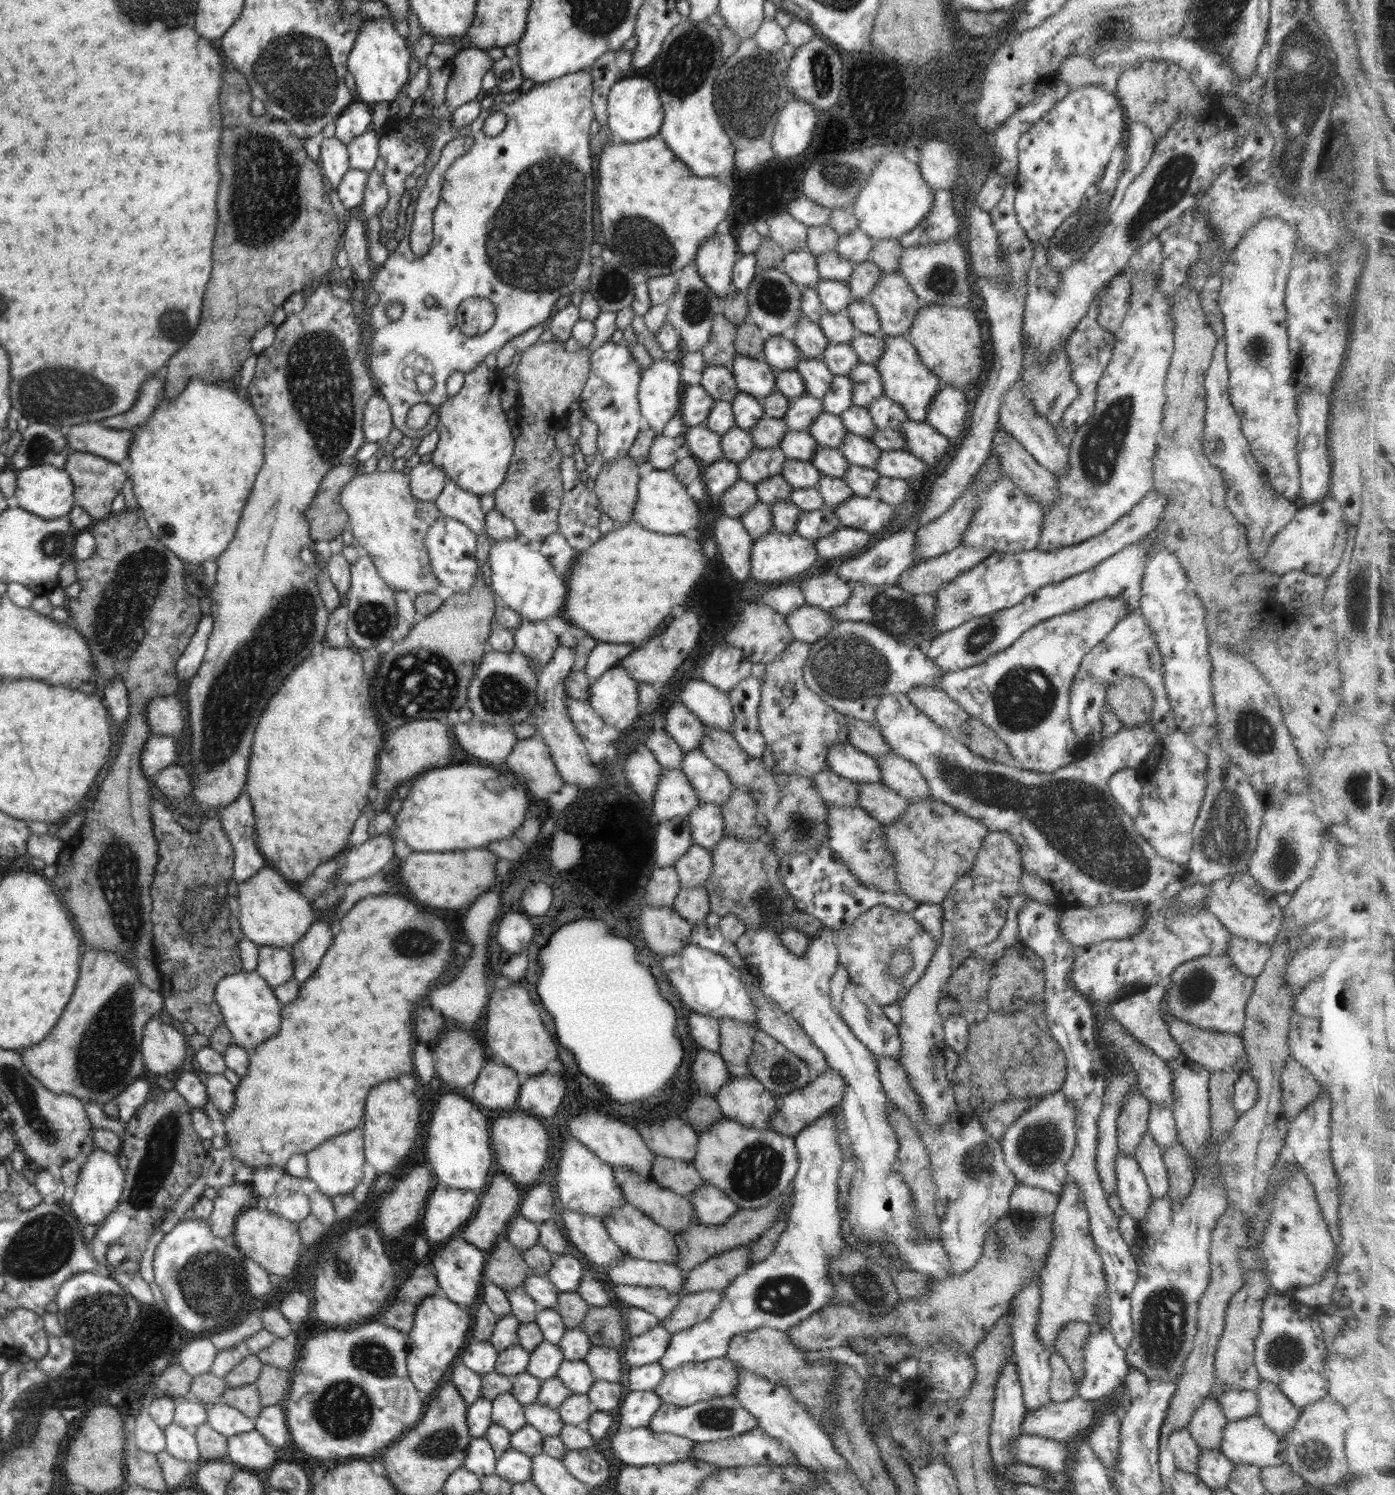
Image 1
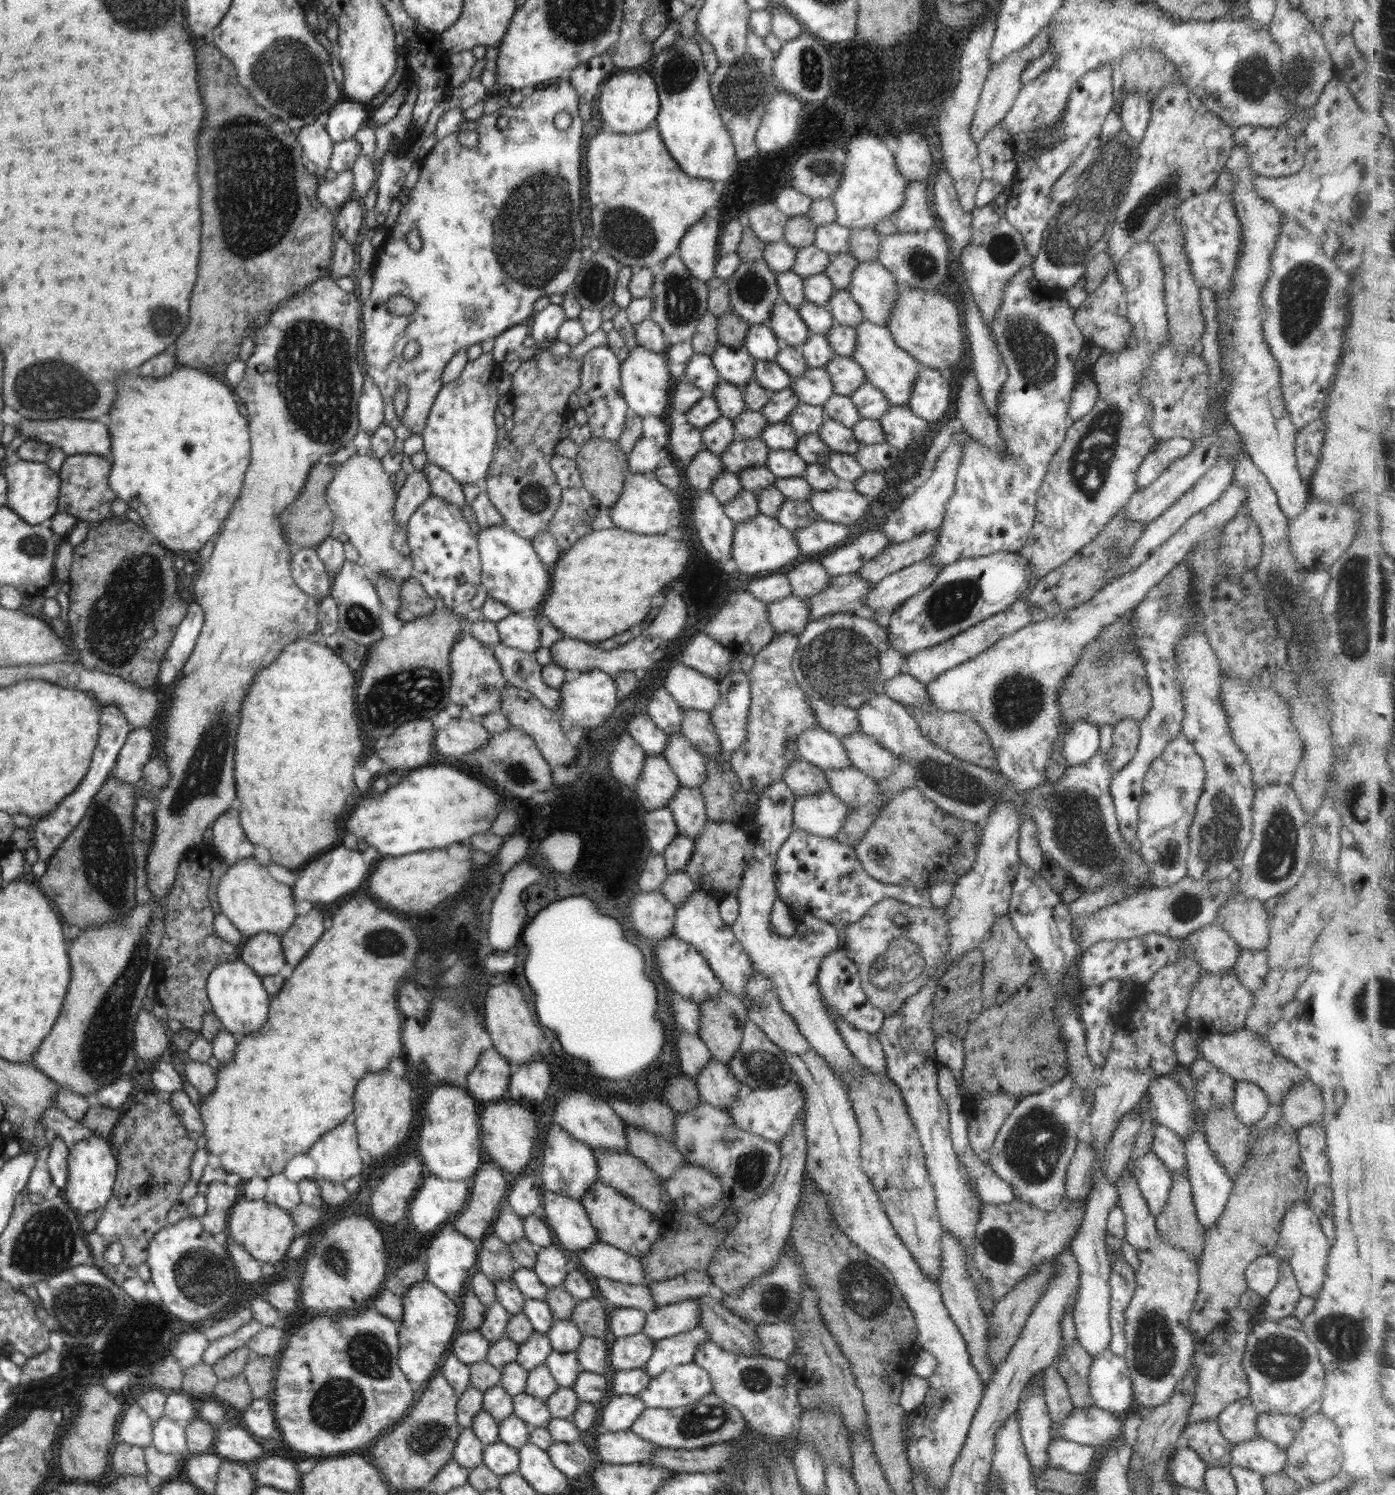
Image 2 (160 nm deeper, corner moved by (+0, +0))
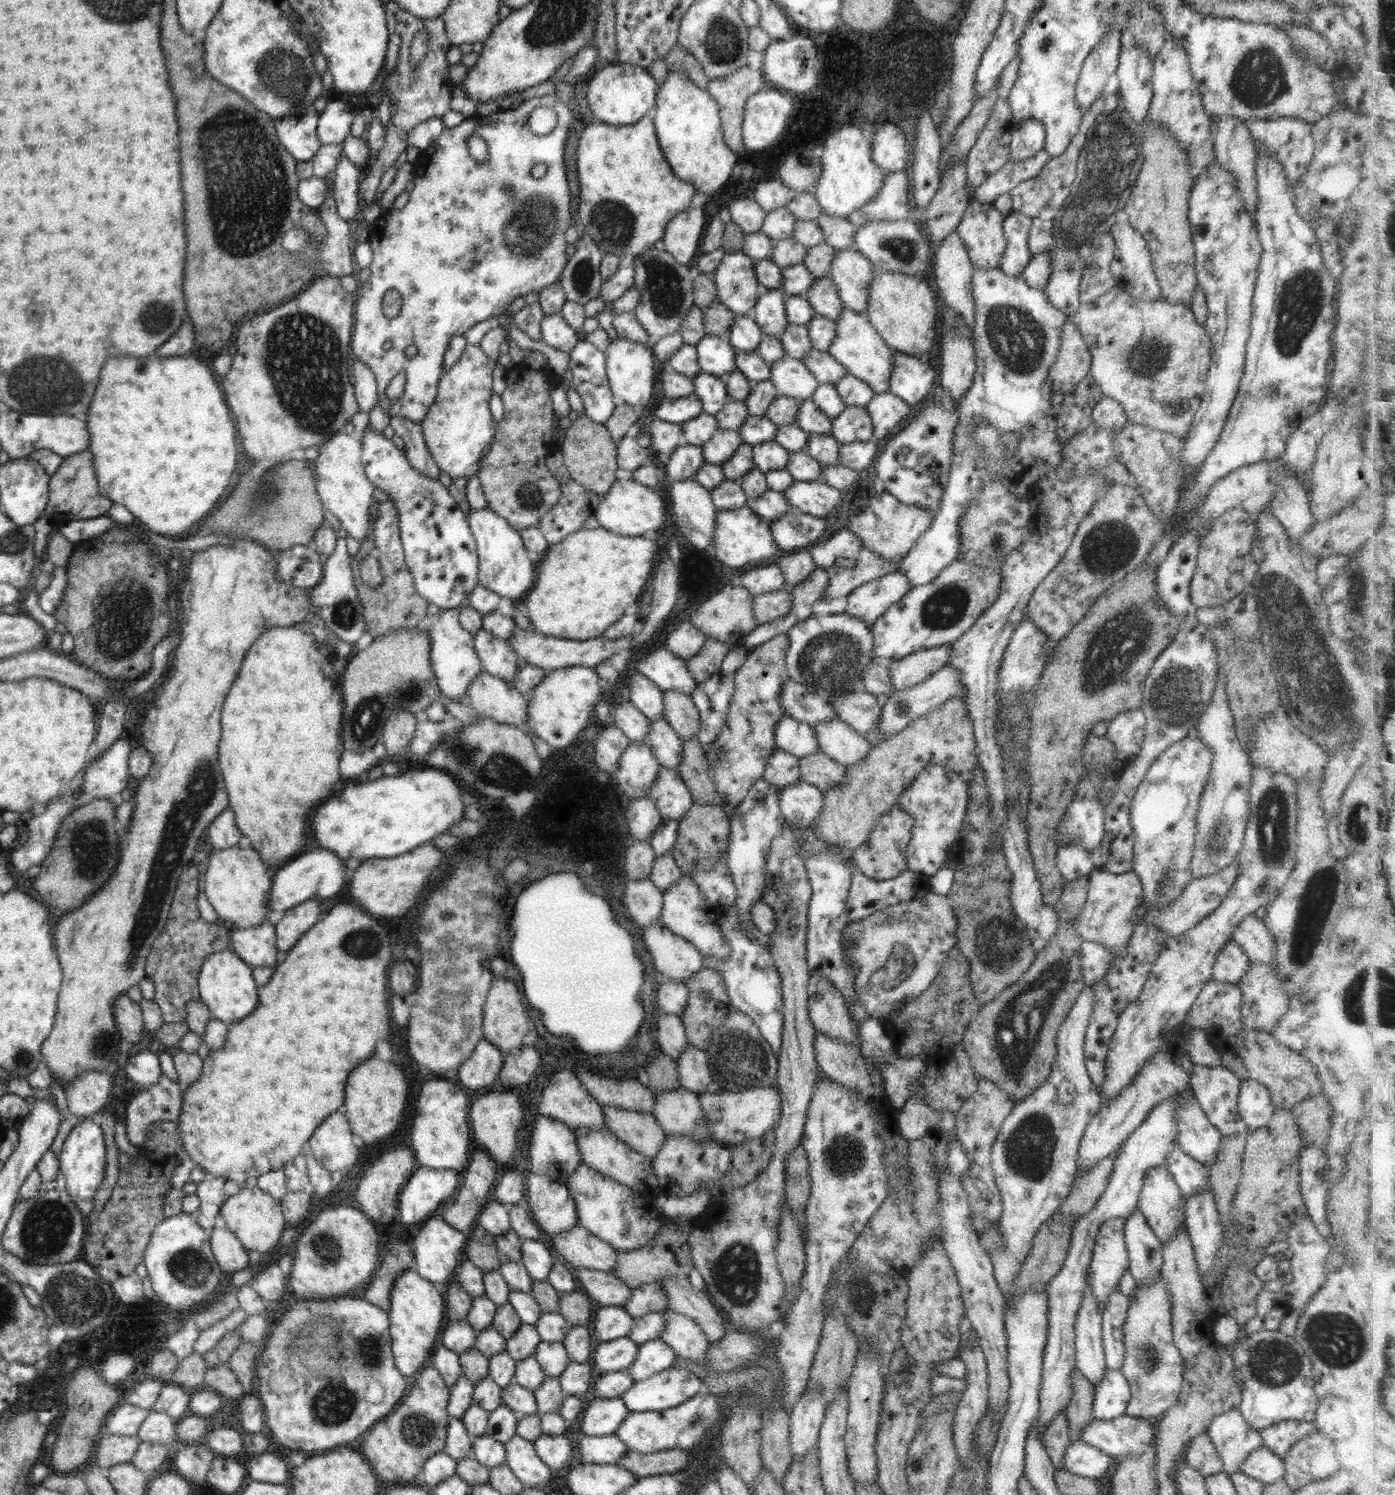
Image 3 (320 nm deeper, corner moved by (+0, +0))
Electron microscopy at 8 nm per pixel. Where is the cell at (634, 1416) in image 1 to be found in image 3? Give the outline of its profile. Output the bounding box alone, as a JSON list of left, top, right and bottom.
[581,1397,630,1436]

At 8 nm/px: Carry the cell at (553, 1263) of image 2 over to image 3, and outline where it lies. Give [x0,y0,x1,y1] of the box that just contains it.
[522,1239,557,1281]

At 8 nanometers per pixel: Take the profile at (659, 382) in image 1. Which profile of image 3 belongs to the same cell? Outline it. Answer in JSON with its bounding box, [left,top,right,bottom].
[605,338,656,410]

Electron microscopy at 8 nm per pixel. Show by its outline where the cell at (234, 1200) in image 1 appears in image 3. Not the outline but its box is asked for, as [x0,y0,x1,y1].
[195,1174,226,1228]

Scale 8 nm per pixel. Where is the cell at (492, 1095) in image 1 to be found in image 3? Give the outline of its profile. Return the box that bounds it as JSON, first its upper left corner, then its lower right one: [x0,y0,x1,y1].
[454,1039,504,1091]

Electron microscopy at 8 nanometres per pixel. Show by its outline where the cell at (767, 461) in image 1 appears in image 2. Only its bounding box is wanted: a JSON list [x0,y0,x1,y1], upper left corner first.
[721,438,771,476]

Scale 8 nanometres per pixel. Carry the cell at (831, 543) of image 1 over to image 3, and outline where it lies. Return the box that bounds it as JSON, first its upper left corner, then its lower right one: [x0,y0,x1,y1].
[771,507,826,553]

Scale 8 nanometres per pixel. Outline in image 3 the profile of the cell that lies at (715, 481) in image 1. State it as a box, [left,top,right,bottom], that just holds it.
[665,443,704,481]

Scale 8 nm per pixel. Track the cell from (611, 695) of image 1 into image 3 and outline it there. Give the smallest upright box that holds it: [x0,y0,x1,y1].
[527,666,605,750]

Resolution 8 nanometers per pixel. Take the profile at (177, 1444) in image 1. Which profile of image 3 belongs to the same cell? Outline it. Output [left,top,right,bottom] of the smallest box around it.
[137,1410,178,1447]

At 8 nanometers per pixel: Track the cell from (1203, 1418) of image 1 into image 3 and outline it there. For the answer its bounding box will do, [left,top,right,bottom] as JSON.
[1182,1433,1223,1477]

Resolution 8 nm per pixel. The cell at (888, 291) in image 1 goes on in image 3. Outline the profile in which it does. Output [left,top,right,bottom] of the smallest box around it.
[829,249,876,314]

